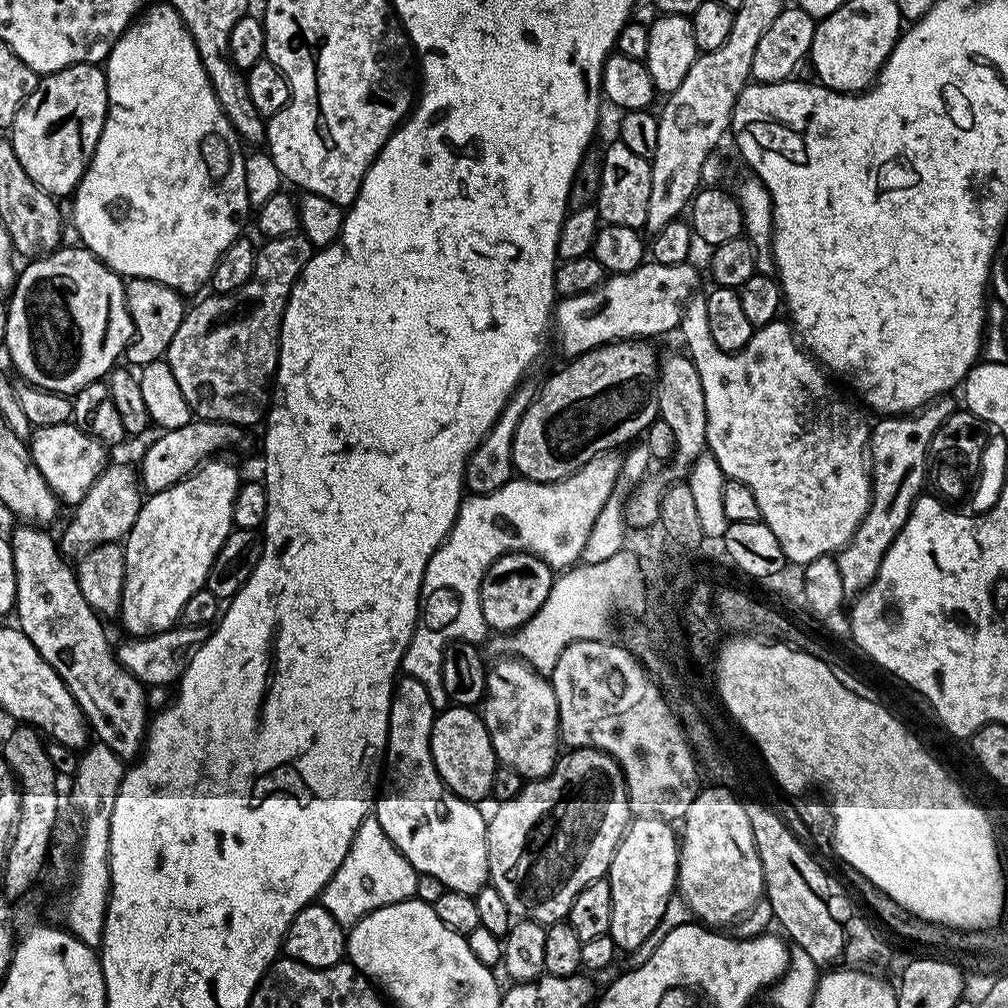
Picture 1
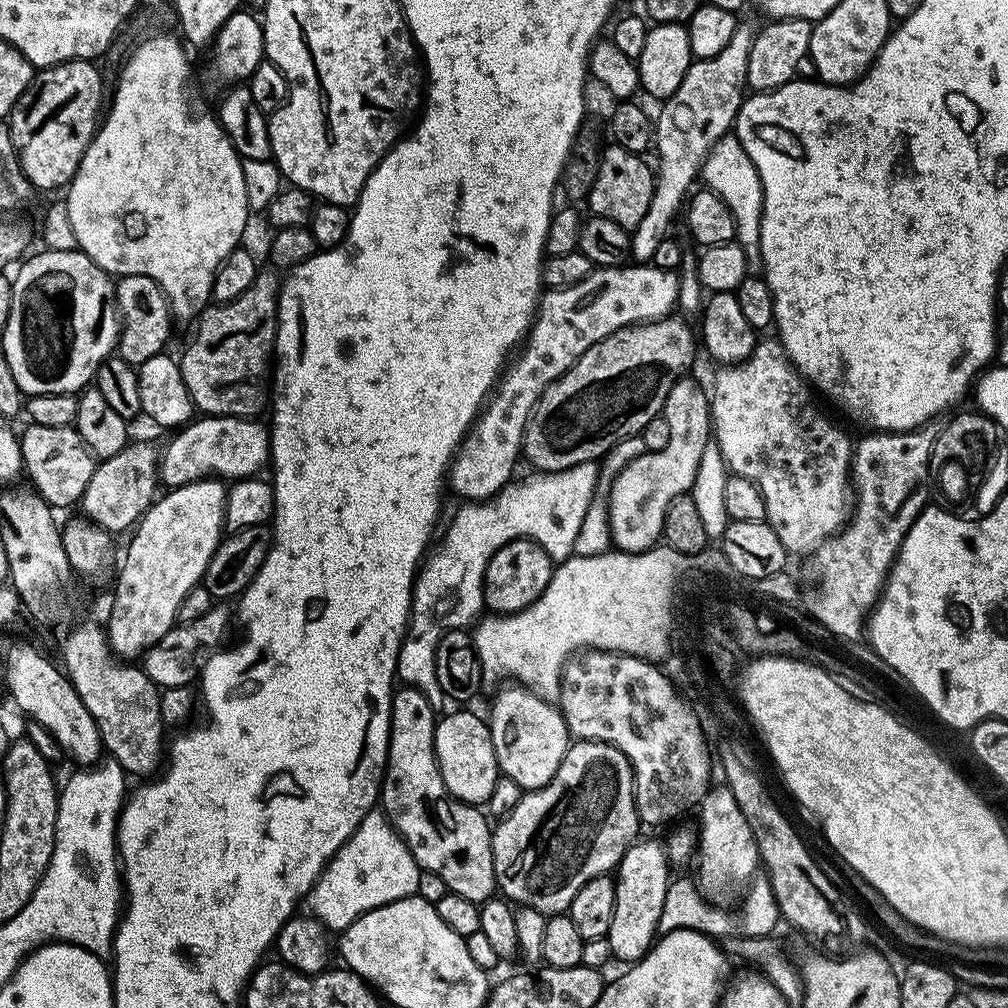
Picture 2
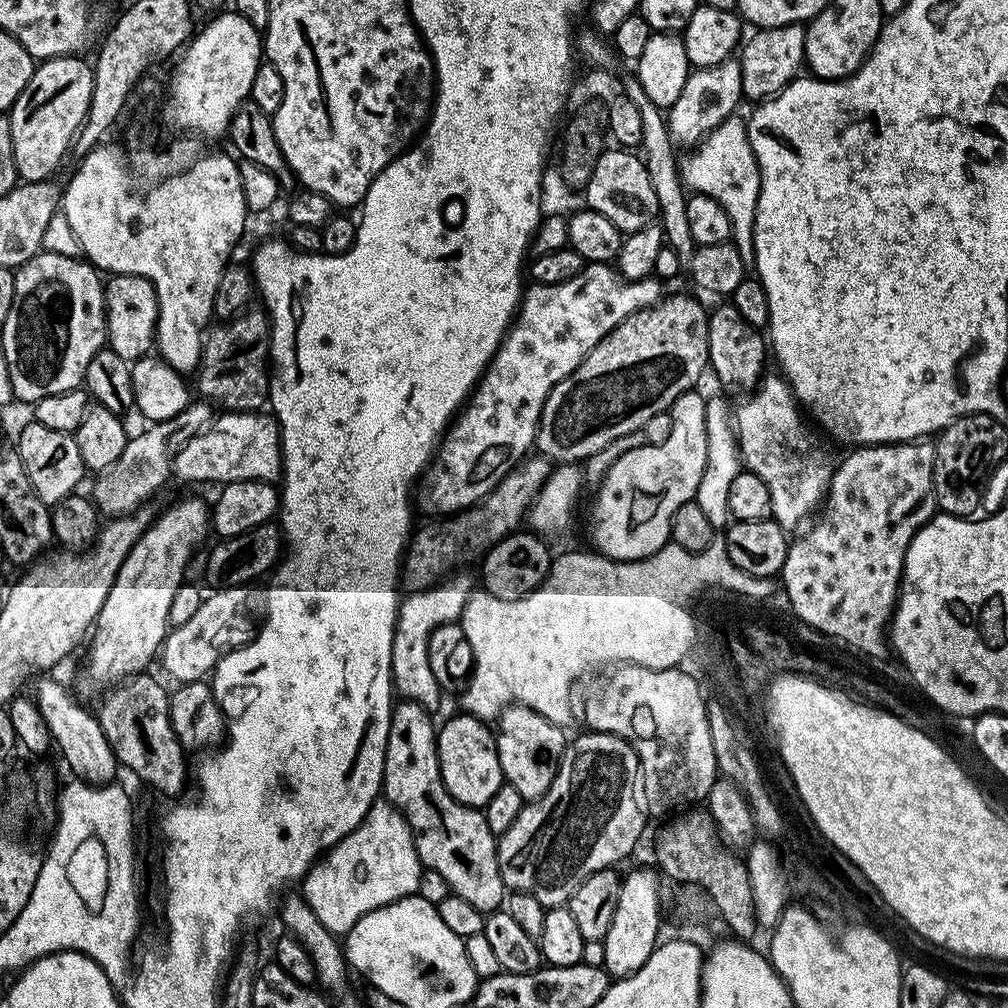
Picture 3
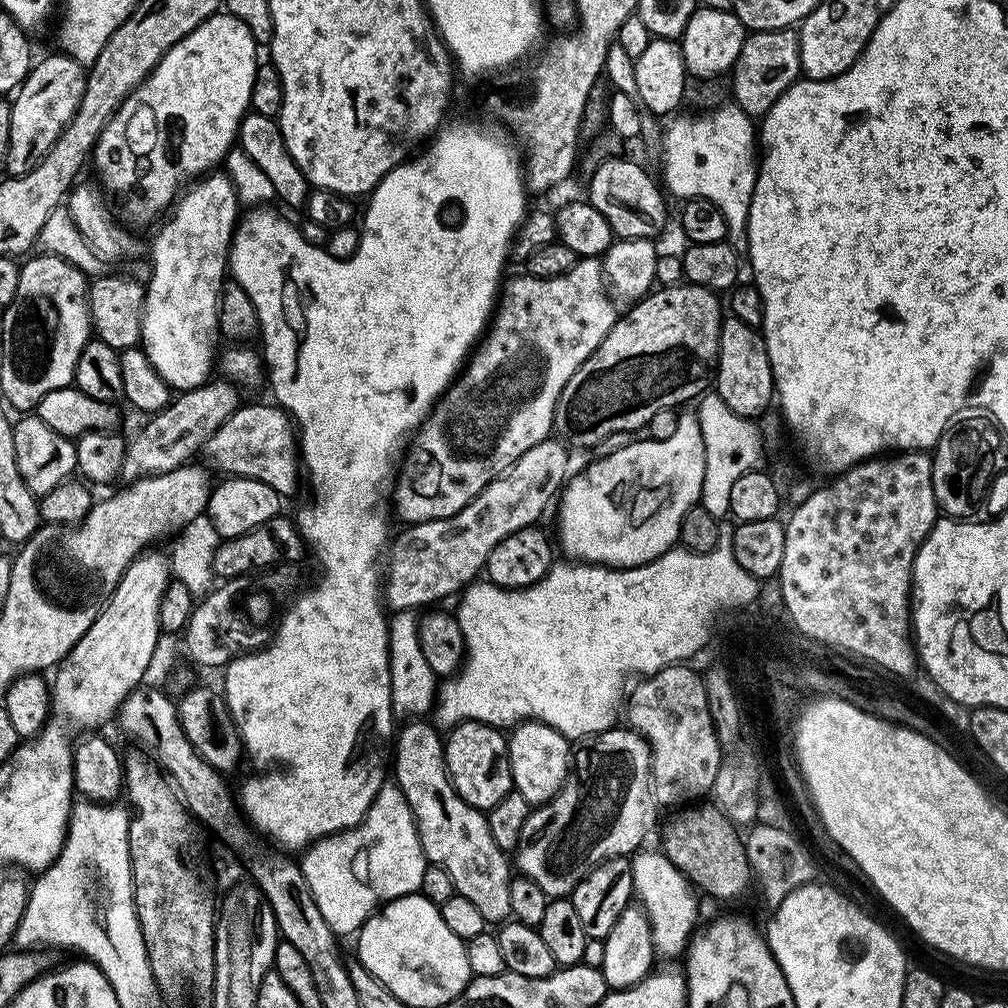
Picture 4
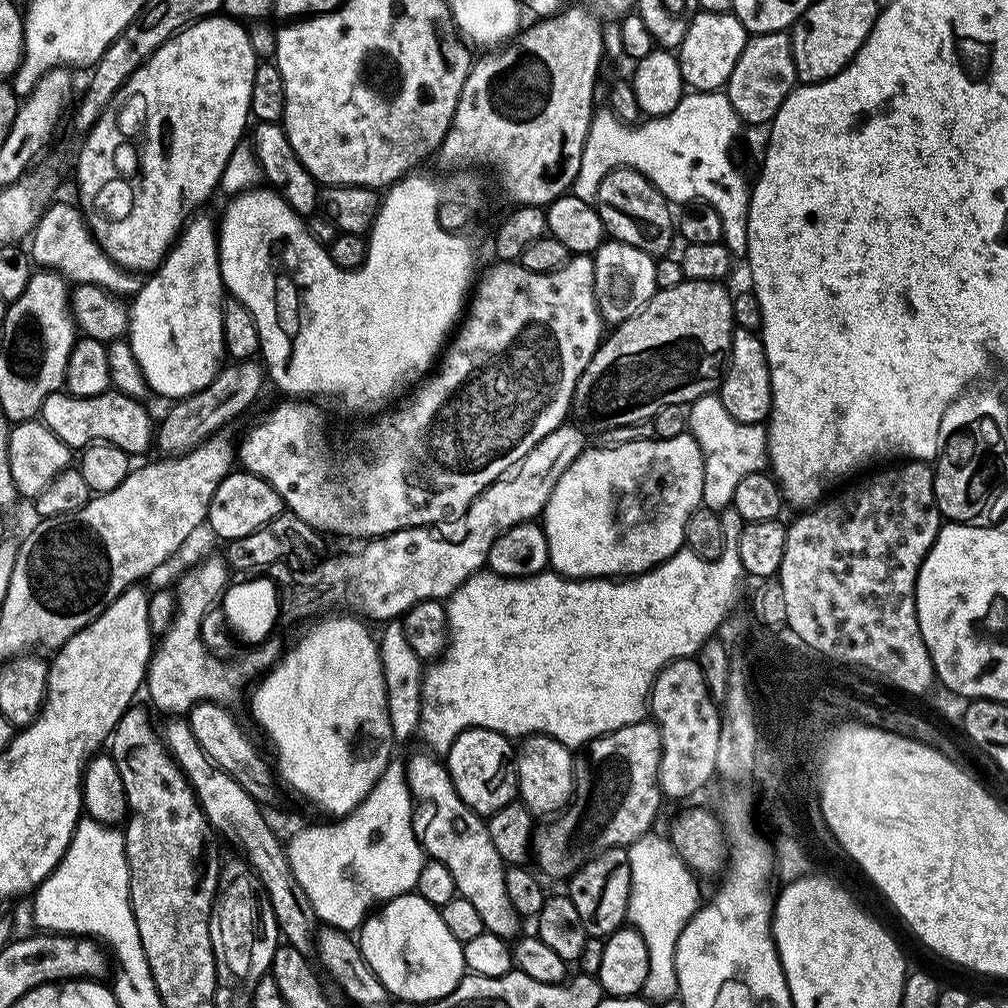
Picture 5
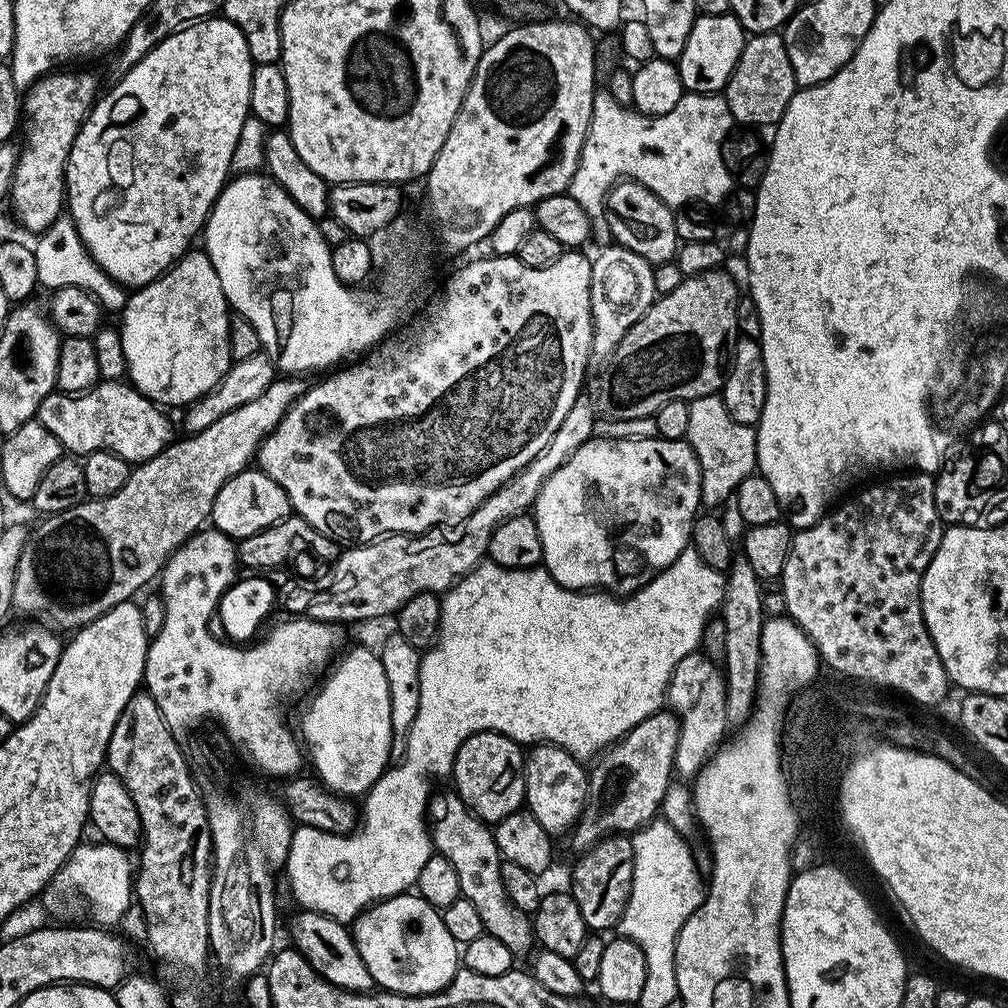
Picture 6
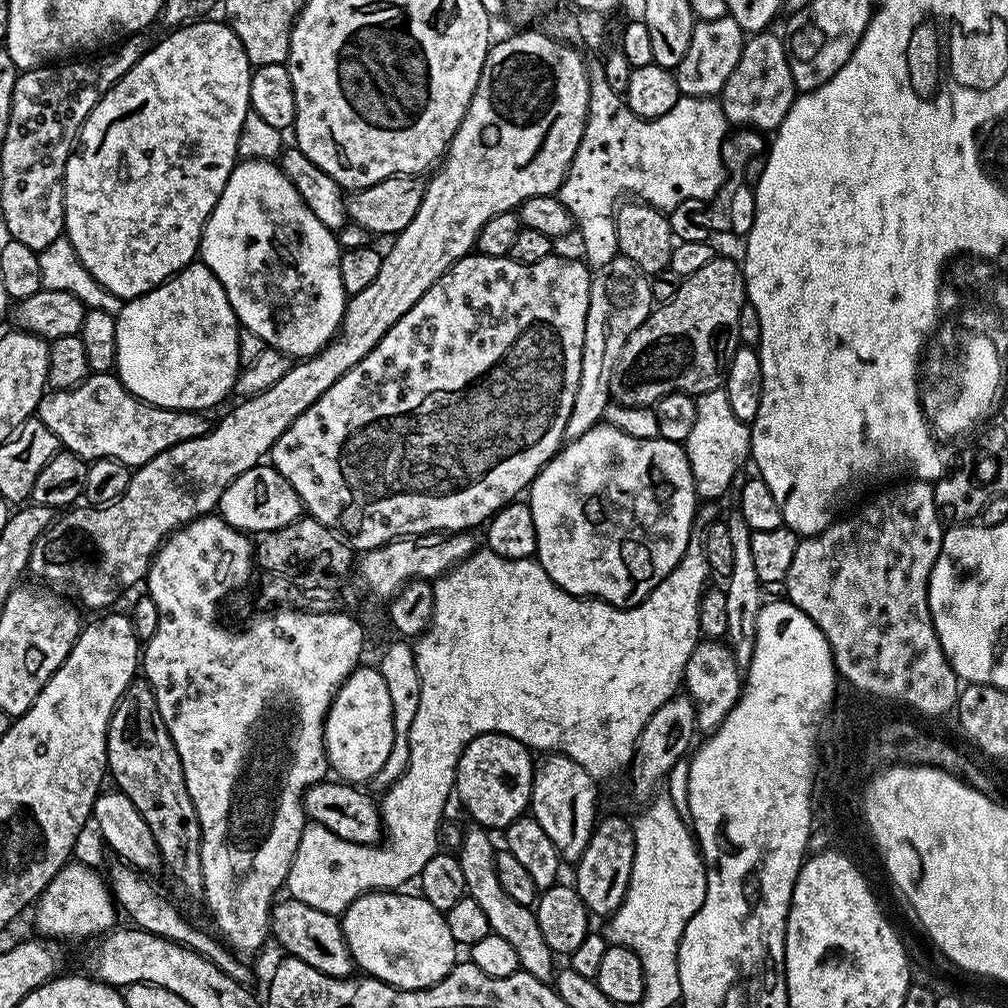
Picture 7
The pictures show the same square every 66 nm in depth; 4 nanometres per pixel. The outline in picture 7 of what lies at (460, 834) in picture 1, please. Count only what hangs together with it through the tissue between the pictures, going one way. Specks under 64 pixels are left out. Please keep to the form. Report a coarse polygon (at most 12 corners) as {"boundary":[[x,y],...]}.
{"boundary":[[479,826],[460,840],[468,895],[521,969],[545,982],[554,954],[529,905],[496,873],[497,845]]}

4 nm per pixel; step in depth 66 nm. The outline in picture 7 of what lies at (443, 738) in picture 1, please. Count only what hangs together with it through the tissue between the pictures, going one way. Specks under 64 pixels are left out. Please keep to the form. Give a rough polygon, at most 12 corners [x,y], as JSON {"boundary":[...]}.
{"boundary":[[501,732],[476,736],[455,795],[503,830],[529,811],[533,753]]}

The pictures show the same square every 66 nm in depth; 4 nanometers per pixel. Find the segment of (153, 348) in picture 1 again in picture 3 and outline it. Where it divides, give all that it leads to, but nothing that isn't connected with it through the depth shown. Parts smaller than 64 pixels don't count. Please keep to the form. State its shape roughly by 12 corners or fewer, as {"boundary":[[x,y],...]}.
{"boundary":[[145,276],[104,286],[107,347],[141,360],[153,351],[158,294]]}

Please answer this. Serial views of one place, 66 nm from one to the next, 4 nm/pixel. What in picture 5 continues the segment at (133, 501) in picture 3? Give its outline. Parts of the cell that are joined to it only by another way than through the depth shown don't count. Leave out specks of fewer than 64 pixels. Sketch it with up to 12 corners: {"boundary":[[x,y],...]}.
{"boundary":[[255,359],[228,362],[177,400],[154,444],[181,456],[236,420],[266,385]]}

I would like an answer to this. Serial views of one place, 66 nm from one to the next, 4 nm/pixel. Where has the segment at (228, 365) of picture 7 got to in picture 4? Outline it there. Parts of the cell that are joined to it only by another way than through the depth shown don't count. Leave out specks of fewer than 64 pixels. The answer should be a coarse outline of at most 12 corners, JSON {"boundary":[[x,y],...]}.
{"boundary":[[209,174],[152,240],[139,347],[177,393],[218,360],[242,205]]}

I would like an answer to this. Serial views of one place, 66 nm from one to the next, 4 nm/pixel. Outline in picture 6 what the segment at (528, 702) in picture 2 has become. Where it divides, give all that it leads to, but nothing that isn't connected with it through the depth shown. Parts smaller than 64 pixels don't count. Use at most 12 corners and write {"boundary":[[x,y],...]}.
{"boundary":[[557,744],[529,747],[524,804],[550,834],[575,828],[585,765]]}

